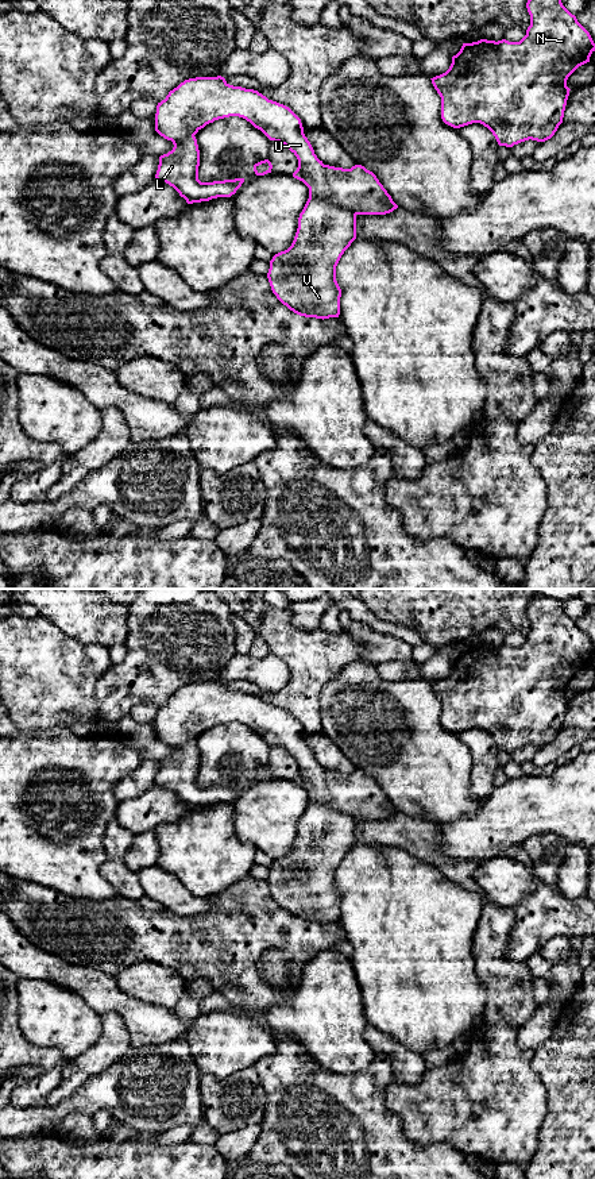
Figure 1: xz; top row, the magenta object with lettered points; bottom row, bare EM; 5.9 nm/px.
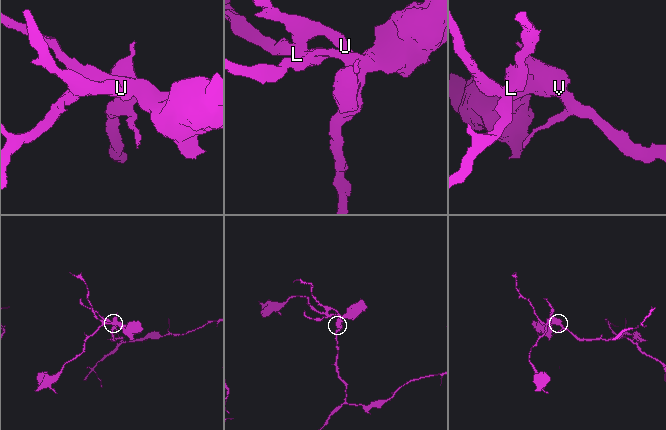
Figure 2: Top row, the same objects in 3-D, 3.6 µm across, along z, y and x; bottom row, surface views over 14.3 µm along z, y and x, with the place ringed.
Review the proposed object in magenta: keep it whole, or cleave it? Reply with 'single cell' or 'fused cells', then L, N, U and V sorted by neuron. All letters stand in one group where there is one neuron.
fused cells; L N / U V

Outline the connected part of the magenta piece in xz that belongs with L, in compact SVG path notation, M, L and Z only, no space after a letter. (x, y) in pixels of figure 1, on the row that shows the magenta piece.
M194 135L173 142L174 147L159 157L158 181L173 186L188 204L231 197L244 178L201 182L198 180L200 150Z

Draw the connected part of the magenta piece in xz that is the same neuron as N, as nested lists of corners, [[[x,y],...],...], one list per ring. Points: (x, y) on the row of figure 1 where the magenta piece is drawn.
[[[528,0],[530,26],[519,42],[480,39],[463,43],[452,57],[449,69],[436,76],[432,84],[441,97],[441,119],[445,124],[460,128],[480,123],[495,136],[499,146],[513,147],[525,140],[545,142],[550,139],[563,123],[569,88],[568,77],[582,65],[590,62],[595,43],[590,32],[577,22],[561,0]]]

